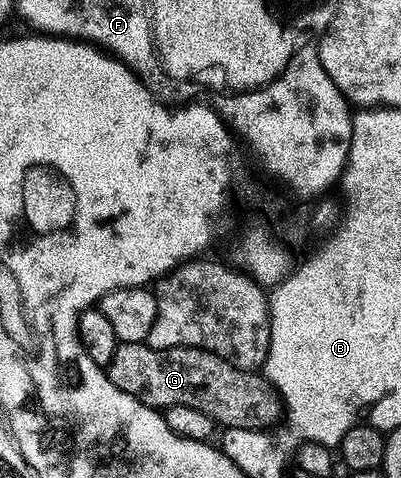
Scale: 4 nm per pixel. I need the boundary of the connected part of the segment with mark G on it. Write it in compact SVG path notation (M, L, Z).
M118 343L104 372L116 389L144 405L155 409L189 405L191 409L200 409L200 413L208 413L215 424L226 429L266 429L280 415L275 396L267 390L261 378L257 379L257 374L241 371L216 357L213 351L202 351L198 347L157 351L145 343Z

